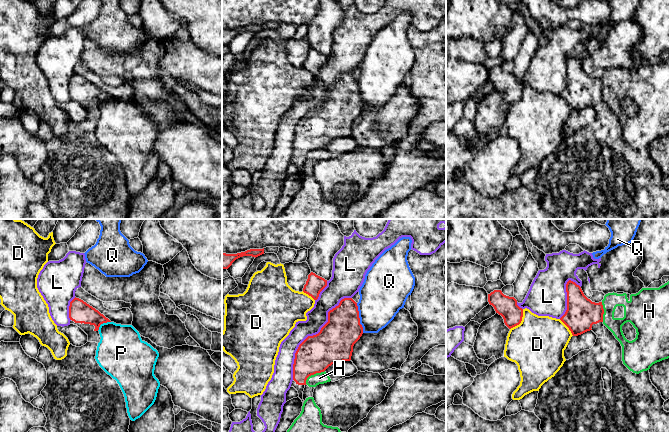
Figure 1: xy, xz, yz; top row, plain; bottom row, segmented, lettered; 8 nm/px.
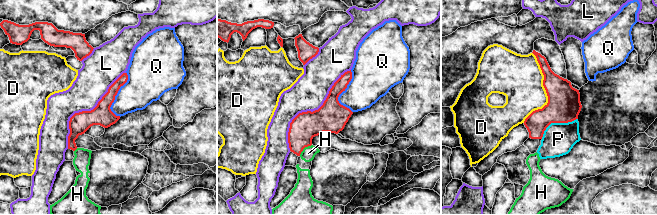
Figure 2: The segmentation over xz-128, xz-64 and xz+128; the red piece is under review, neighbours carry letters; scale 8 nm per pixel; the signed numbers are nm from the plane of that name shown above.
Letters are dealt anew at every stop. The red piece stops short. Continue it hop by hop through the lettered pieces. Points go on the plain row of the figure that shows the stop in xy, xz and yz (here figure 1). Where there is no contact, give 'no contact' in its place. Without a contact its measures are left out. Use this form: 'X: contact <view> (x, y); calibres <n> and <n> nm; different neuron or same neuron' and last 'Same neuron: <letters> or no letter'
D: contact yz (521, 96); calibres 170 and 440 nm; different neuron
H: contact xz (313, 150); calibres 300 and 100 nm; different neuron
L: contact xz (313, 111); calibres 300 and 170 nm; different neuron
P: contact xy (102, 99); calibres 180 and 360 nm; different neuron
Q: contact xz (359, 94); calibres 300 and 360 nm; different neuron
Same neuron: no letter

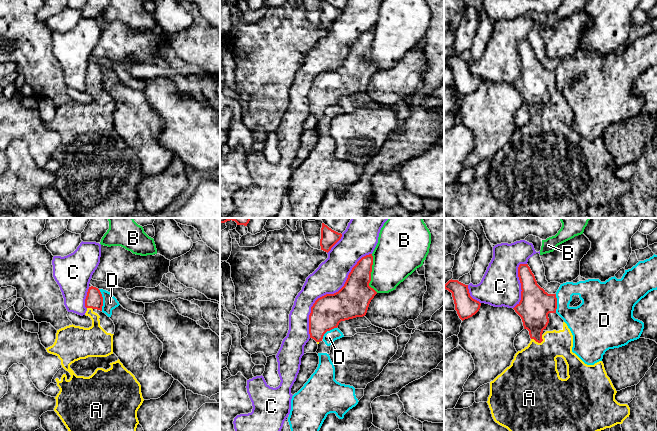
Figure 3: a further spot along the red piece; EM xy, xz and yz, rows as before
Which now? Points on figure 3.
A: contact yz (537, 117); calibres 240 and 380 nm; same neuron
B: contact xz (370, 50); calibres 260 and 360 nm; different neuron
C: contact xz (329, 70); calibres 280 and 260 nm; different neuron
D: contact xy (102, 76); calibres 140 and 110 nm; different neuron
Same neuron: A

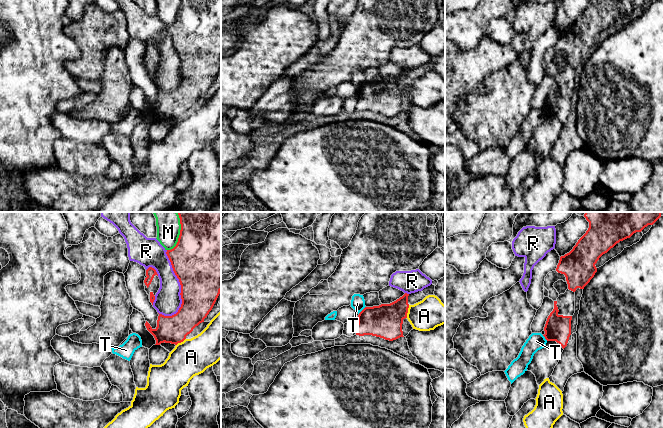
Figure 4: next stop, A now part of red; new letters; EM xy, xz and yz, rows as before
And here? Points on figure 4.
A: contact xz (407, 87); calibres 280 and 240 nm; different neuron
M: contact xy (178, 15); calibres 500 and 180 nm; different neuron
R: contact xy (180, 60); calibres 480 and 220 nm; different neuron
T: contact xz (362, 86); calibres 280 and 110 nm; different neuron
Same neuron: no letter

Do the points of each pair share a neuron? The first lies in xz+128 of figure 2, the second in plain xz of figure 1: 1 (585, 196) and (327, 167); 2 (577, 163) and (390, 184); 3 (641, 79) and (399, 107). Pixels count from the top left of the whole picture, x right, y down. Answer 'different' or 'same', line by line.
1: different
2: different
3: same

